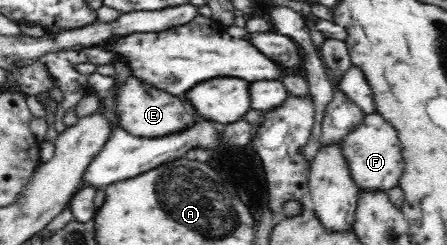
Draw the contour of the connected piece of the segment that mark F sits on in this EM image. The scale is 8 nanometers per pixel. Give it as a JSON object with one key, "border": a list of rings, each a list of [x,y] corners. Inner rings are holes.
{"border":[[[376,111],[364,117],[363,123],[356,127],[352,133],[340,140],[344,156],[349,161],[352,176],[360,188],[386,190],[399,185],[398,179],[404,171],[400,139],[396,129]]]}

